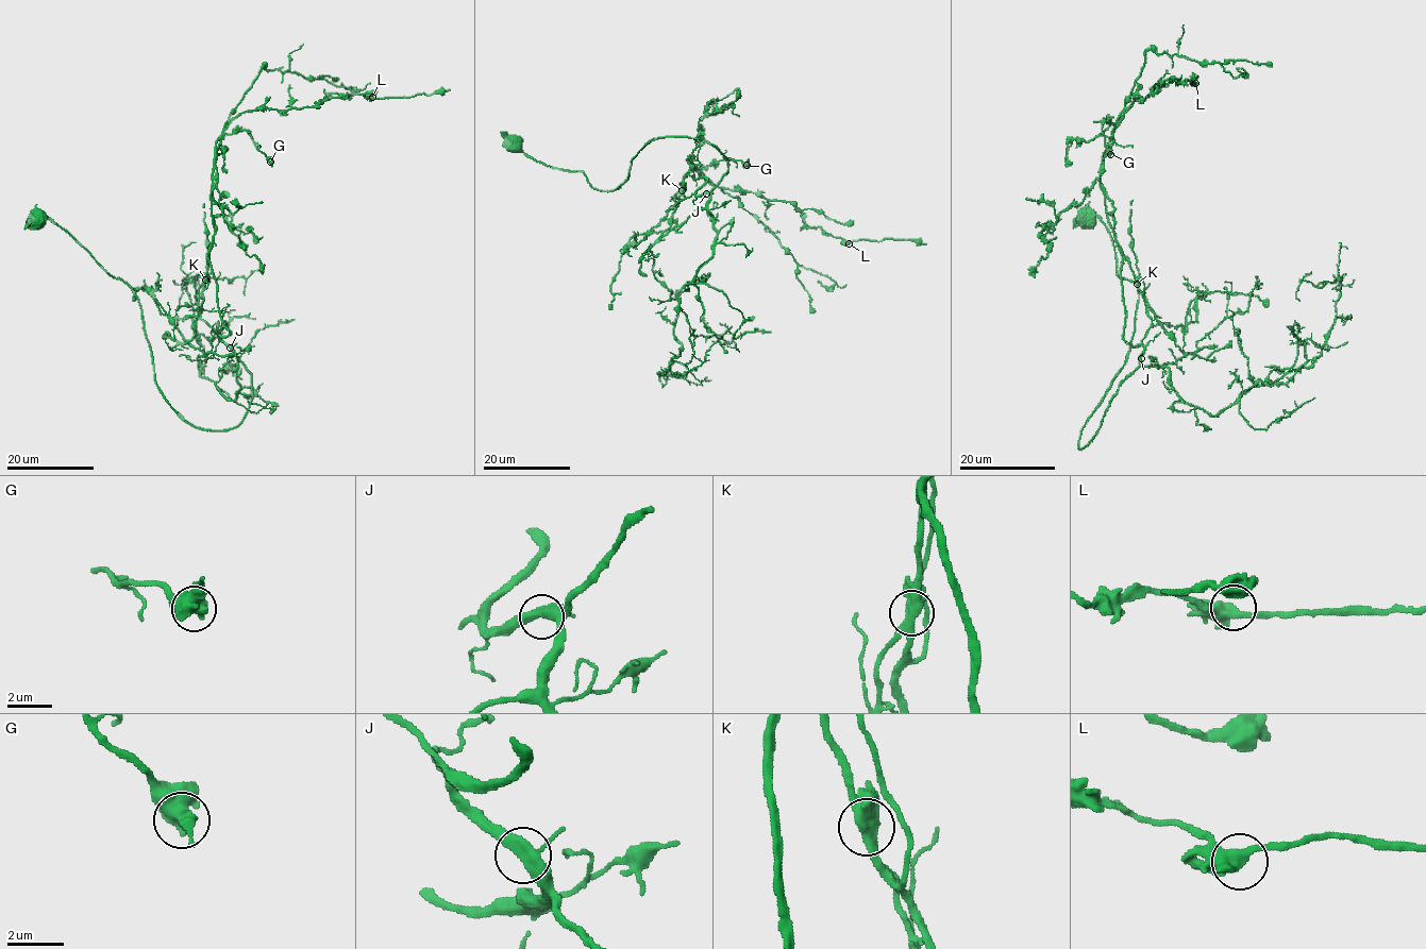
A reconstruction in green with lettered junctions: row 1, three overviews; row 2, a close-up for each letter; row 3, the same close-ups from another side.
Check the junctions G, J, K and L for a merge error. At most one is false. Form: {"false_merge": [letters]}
{"false_merge": ["K"]}

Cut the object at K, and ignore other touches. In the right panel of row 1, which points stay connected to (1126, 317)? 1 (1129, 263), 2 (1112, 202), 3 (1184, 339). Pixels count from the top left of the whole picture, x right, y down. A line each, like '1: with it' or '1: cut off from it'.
1: cut off from it
2: with it
3: cut off from it

